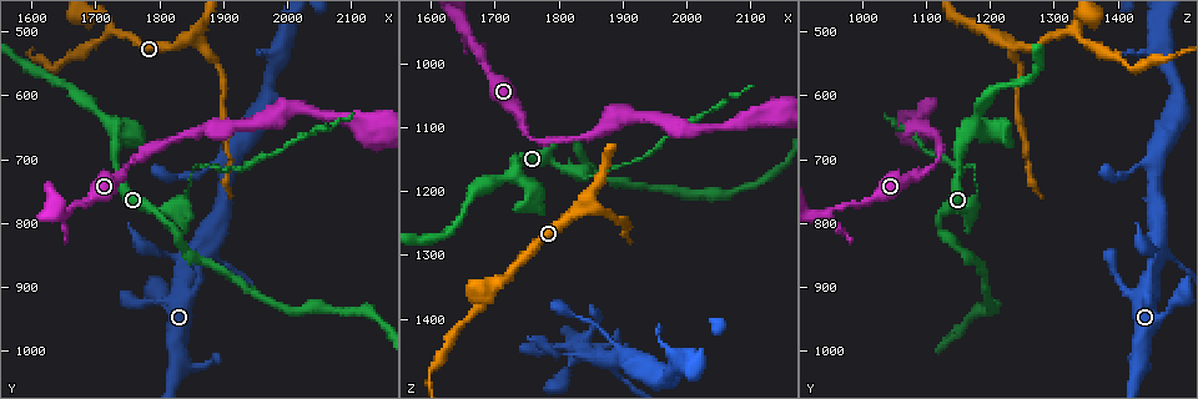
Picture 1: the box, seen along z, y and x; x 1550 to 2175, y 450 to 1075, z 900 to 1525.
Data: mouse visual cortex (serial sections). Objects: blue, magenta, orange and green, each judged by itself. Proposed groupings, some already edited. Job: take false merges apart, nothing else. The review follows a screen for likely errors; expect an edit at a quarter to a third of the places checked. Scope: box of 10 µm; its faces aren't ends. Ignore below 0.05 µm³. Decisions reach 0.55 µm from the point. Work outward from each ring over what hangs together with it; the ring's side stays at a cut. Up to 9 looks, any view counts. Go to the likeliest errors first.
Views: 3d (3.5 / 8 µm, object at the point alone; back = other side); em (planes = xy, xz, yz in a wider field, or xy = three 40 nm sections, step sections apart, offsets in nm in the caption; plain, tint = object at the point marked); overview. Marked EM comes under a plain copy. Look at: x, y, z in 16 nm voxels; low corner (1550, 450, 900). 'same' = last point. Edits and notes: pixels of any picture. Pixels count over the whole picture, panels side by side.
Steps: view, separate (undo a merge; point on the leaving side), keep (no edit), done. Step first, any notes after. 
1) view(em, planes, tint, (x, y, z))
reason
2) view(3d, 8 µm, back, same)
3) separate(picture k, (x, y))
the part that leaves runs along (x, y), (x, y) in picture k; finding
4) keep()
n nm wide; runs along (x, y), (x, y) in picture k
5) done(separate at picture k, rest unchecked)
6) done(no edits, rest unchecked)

view(3d, 3.5 µm, (1840, 750, 1180))
thin neck

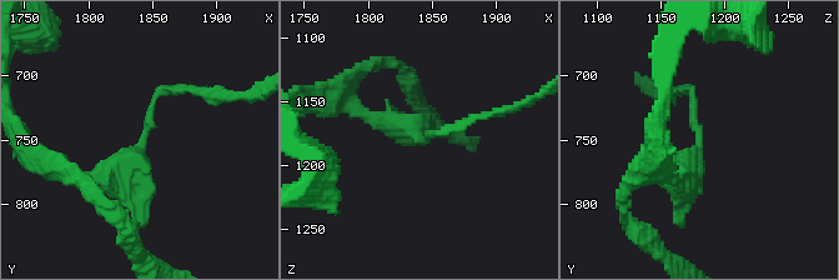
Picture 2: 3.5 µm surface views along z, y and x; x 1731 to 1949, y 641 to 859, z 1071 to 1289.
view(em, xy, step 1, tint, (1842, 744, 1176))

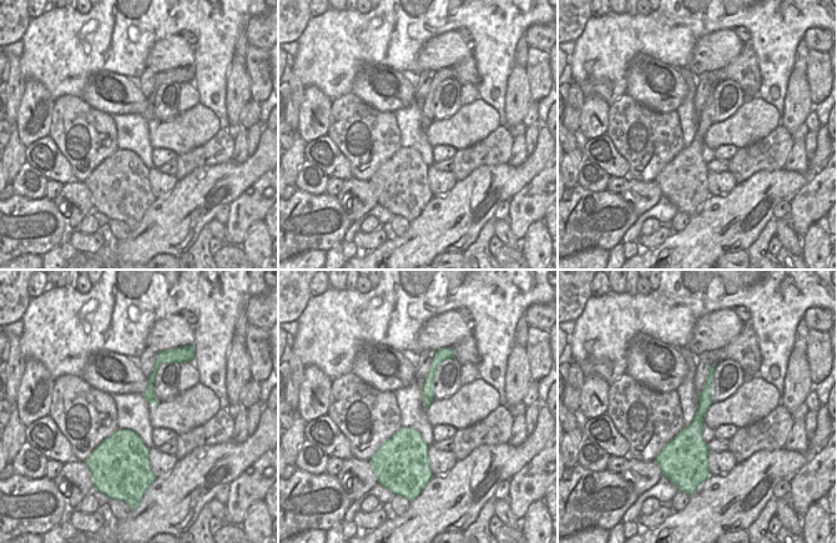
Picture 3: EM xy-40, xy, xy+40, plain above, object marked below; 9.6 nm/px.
separate(picture 2, (691, 91))
arms of 100, 250 nm; the part that leaves runs along (697, 138), (694, 99), (674, 91) in picture 2; a second cell is stuck on

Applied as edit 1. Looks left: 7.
view(3d, 3.5 µm, (1720, 495, 1335))
a fork

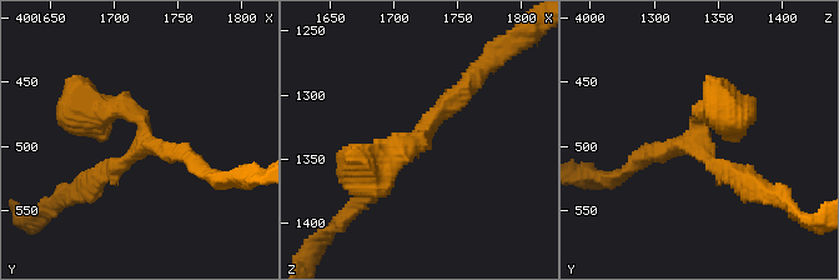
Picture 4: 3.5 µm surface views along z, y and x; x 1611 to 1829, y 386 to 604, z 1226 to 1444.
view(em, xy, step 1, tint, (1722, 498, 1334))
3 arms; arms of 200, 200, 250 nm; shape alone is not enough

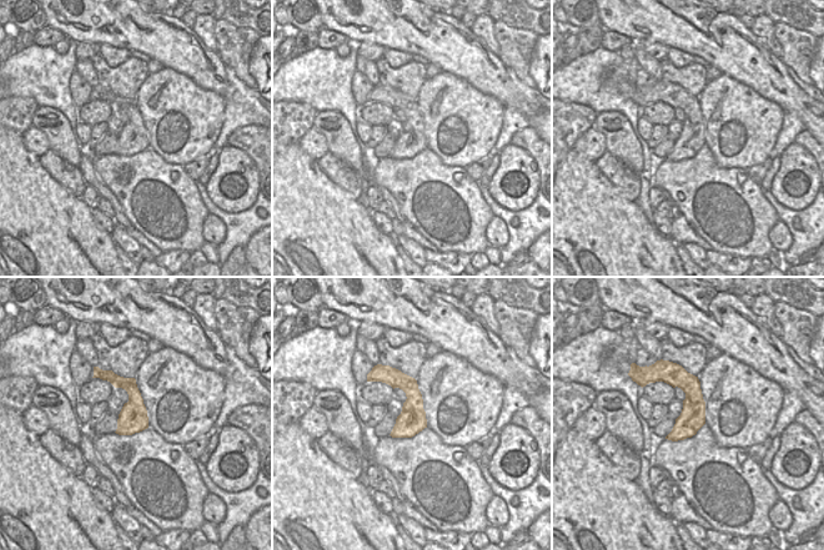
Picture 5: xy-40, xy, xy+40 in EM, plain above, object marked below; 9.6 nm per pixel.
keep()
continuous, no second cell

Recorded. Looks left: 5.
view(3d, 3.5 µm, (1890, 855, 1485))
thick turns thin

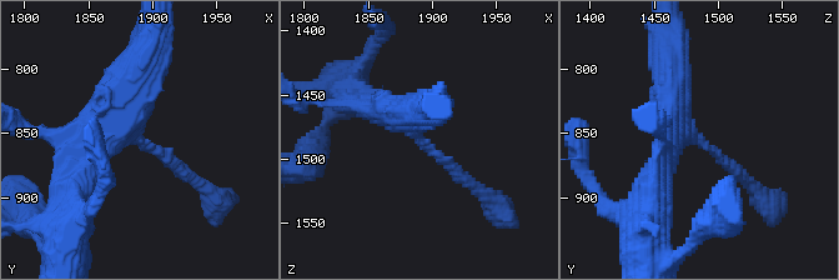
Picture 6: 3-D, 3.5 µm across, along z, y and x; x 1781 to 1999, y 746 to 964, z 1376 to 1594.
view(em, xy, step 1, tint, (1892, 858, 1488))
3 arms; arms of 150, 350, 450 nm; now the EM

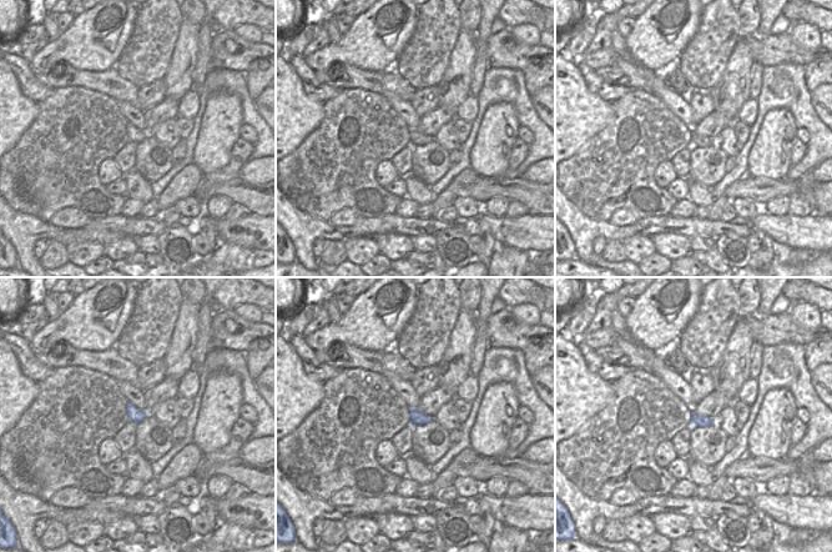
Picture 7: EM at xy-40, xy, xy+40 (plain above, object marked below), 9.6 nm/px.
view(em, xy, step 2, tint, same)
cut it another way

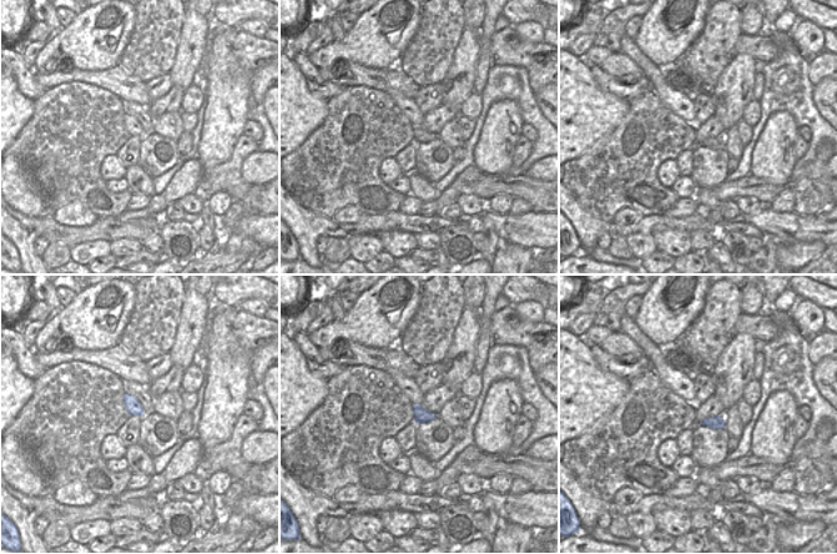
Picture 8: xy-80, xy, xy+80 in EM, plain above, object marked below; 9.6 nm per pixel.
keep()
runs along (370, 103), (401, 115), (477, 189) in picture 6; all the same cell

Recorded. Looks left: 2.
done(separate at picture 2, rest unchecked)

